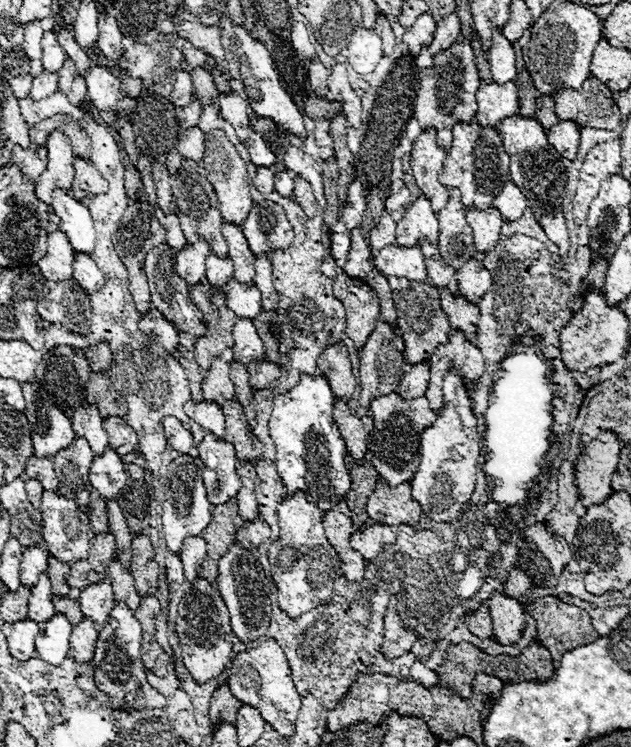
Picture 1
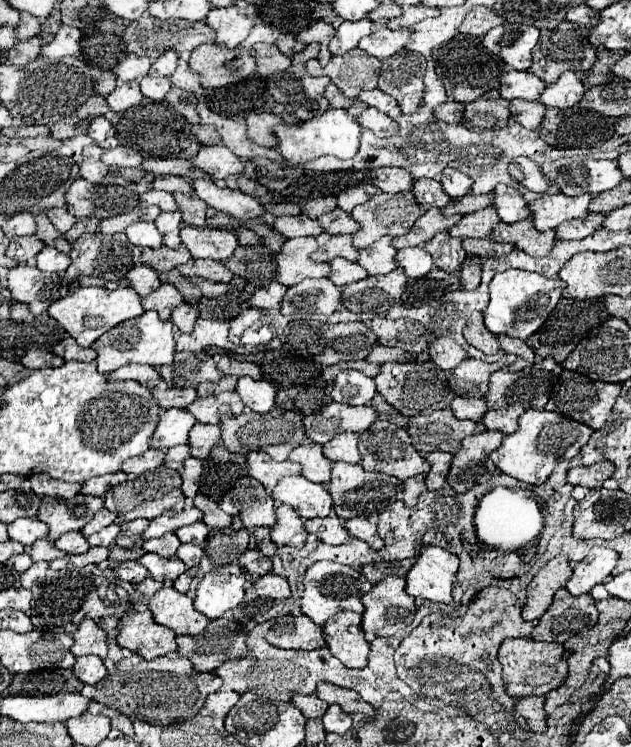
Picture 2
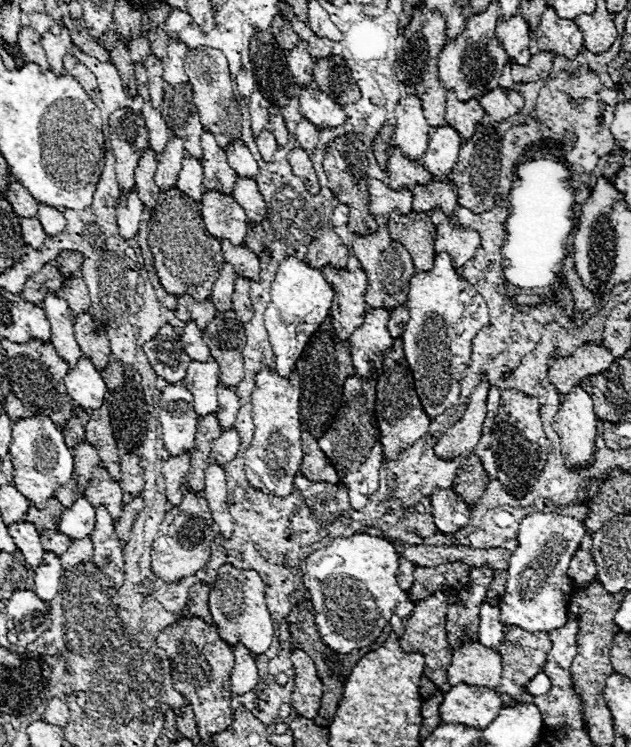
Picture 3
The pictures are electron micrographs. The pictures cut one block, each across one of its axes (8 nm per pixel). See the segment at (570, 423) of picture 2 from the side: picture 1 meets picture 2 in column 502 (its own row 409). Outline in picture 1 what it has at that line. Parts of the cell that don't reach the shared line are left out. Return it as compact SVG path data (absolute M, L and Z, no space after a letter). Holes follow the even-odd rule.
M454 370L444 376L444 406L436 412L432 426L420 434L420 466L412 478L412 496L422 504L426 516L436 522L452 522L458 512L468 504L476 486L476 468L480 456L480 434L468 388Z

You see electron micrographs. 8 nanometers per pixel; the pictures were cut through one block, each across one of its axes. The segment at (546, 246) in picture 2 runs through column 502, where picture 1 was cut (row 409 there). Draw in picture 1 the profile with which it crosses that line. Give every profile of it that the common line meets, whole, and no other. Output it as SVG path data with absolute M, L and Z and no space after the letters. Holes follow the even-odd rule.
M226 400L226 404L222 404L222 412L226 412L226 434L224 440L230 440L236 448L236 456L238 460L258 460L262 454L262 444L260 440L252 434L250 424L242 412L240 402L234 400Z

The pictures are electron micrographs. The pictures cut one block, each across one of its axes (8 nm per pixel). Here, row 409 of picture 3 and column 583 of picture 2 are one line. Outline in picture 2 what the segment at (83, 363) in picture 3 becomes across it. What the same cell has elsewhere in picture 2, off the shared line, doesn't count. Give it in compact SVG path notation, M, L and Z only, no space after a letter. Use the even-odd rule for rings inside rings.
M566 72L558 78L558 82L554 84L548 84L544 88L544 92L540 94L540 102L544 106L550 106L550 108L572 108L576 106L582 96L586 92L586 86L584 82L574 74L574 72Z

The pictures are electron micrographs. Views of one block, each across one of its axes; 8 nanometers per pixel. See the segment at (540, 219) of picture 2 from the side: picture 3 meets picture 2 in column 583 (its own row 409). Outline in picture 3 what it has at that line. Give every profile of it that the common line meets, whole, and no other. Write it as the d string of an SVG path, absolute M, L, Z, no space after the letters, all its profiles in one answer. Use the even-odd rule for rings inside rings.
M214 360L208 362L190 362L186 370L186 388L192 392L194 398L194 410L200 416L216 414L218 412L218 400L216 400L216 390L220 386L220 368Z

